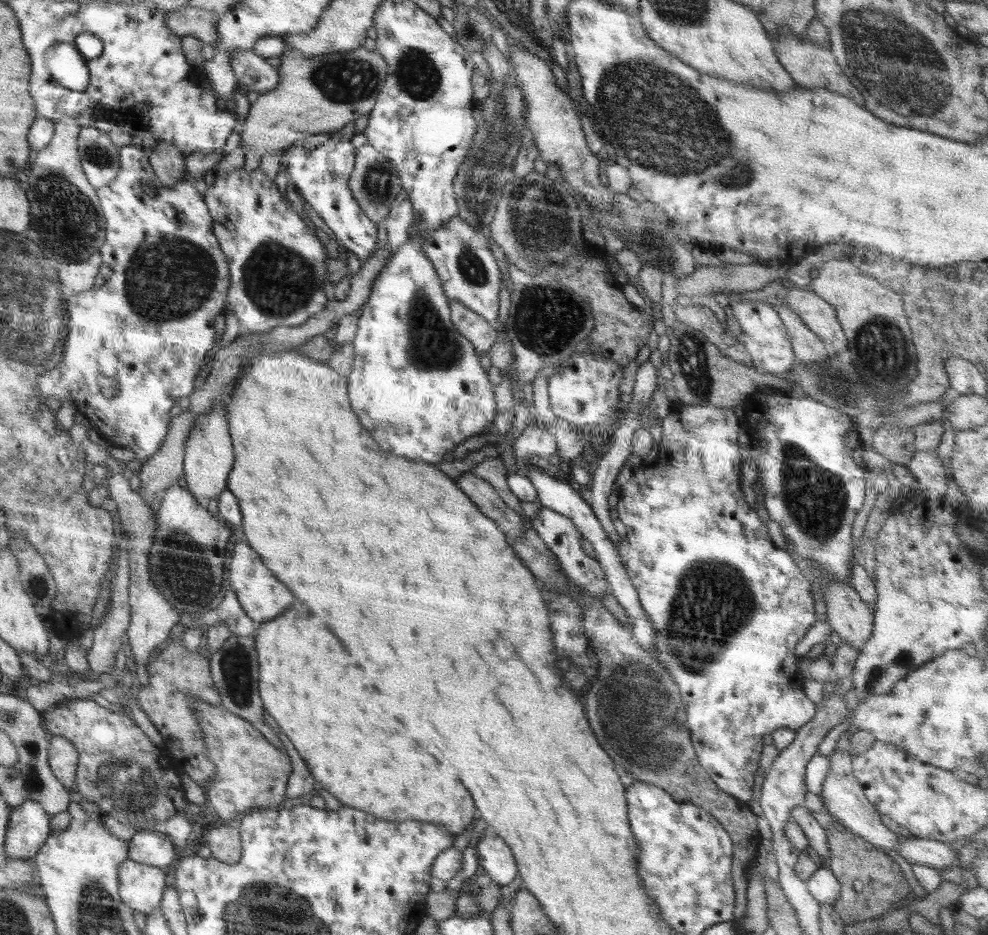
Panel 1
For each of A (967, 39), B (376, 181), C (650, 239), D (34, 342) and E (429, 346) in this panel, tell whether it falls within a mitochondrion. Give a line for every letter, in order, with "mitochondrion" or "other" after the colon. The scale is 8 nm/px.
A: other
B: mitochondrion
C: mitochondrion
D: mitochondrion
E: mitochondrion

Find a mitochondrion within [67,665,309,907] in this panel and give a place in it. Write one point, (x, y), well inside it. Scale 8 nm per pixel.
(127, 785)

